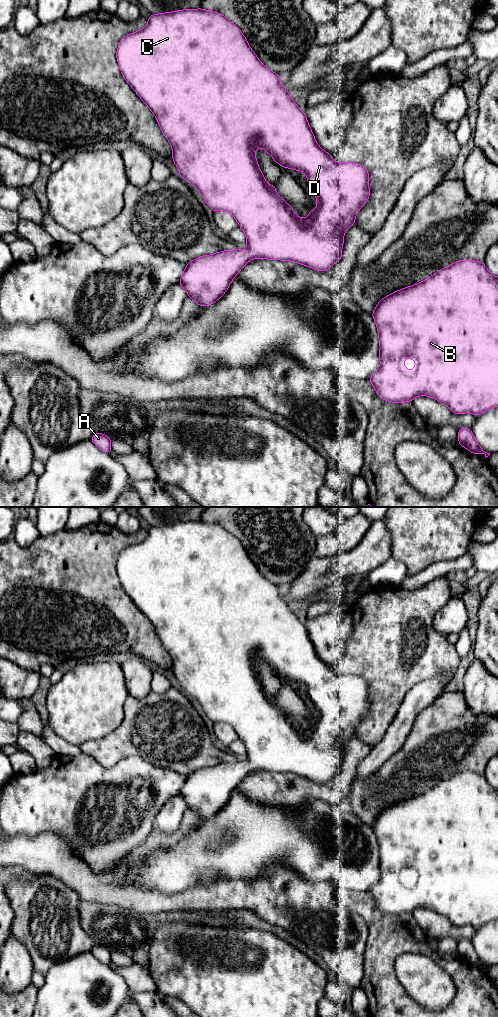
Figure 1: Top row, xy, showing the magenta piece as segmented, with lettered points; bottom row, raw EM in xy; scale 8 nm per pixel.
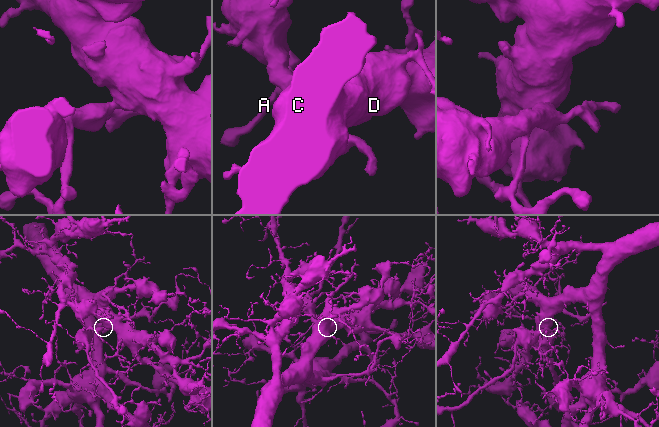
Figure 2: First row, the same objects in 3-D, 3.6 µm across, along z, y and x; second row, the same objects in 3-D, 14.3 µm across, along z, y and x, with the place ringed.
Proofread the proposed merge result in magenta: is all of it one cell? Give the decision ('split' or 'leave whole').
leave whole

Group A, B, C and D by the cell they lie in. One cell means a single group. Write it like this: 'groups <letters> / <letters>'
groups A B C D

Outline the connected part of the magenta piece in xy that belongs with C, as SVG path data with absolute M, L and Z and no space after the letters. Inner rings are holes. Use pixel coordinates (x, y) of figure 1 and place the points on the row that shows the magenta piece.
M202 8L152 14L148 18L147 25L142 30L130 33L121 39L118 44L116 58L123 77L155 115L163 135L171 144L172 159L179 170L179 175L201 193L205 203L213 210L213 212L226 211L231 213L239 227L243 229L246 235L246 250L235 249L220 251L211 255L200 256L186 264L186 268L178 283L185 289L188 297L193 299L201 307L215 303L224 295L232 280L251 259L293 261L313 268L316 271L326 271L342 259L344 233L352 225L355 225L357 213L362 206L366 204L370 196L368 182L369 172L365 166L358 163L335 162L331 154L324 151L317 144L305 112L300 110L294 100L290 97L289 91L287 91L282 85L282 77L261 63L257 55L249 46L248 41L242 34L241 30L234 23L221 13ZM256 148L262 148L267 151L273 160L280 166L302 171L307 176L309 187L315 194L317 200L317 208L315 210L309 210L309 216L307 218L298 217L293 208L286 203L284 199L277 195L275 185L269 185L266 182L255 156Z

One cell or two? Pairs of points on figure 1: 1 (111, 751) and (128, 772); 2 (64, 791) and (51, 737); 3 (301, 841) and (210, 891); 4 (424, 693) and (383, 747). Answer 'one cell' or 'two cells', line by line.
1: two cells
2: two cells
3: two cells
4: one cell

